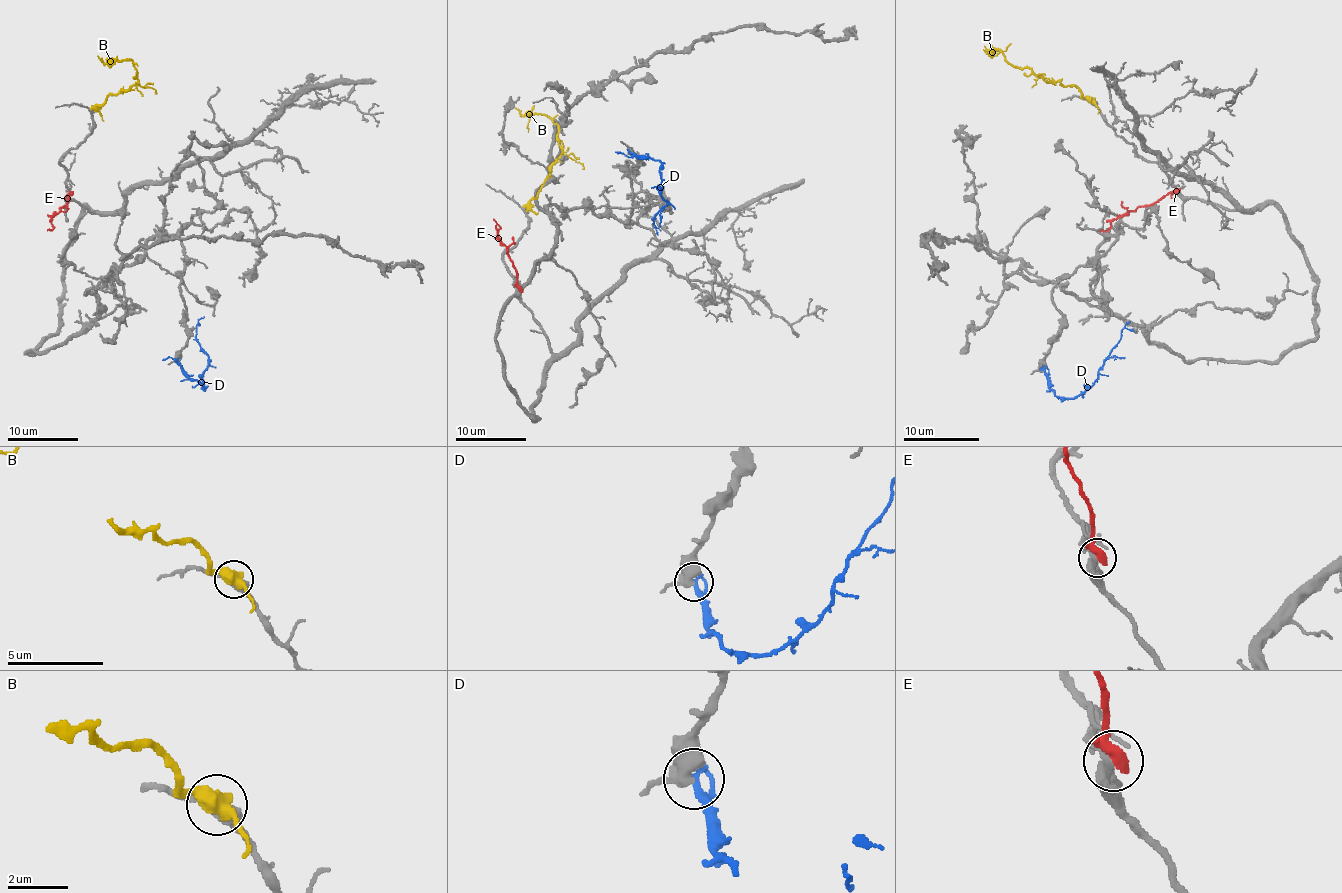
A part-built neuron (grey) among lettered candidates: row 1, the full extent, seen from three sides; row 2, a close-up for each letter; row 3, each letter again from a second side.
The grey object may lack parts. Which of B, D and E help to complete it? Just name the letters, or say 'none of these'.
B

